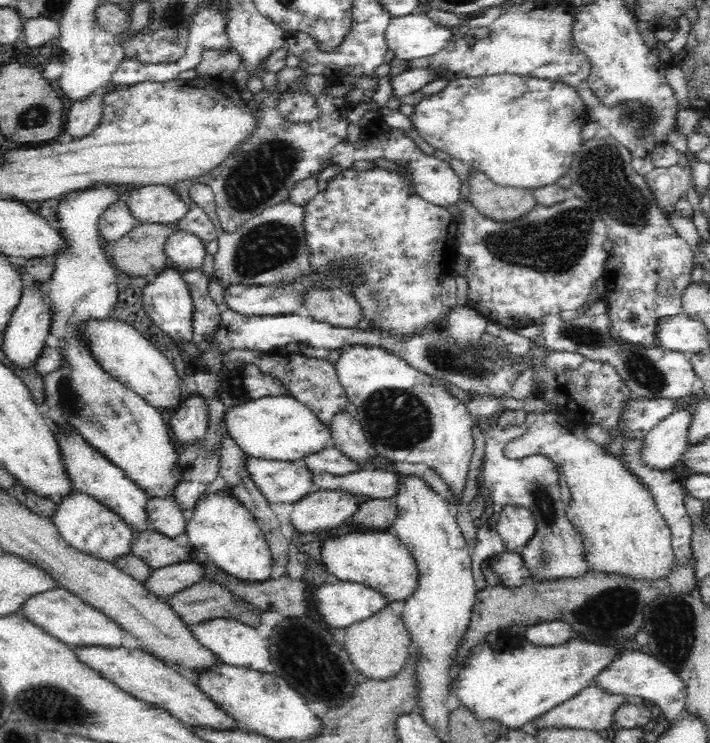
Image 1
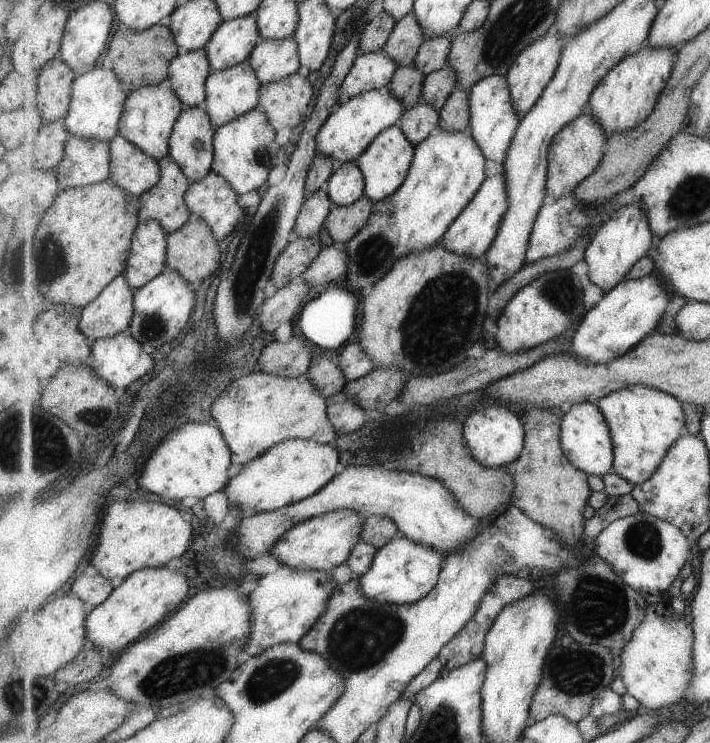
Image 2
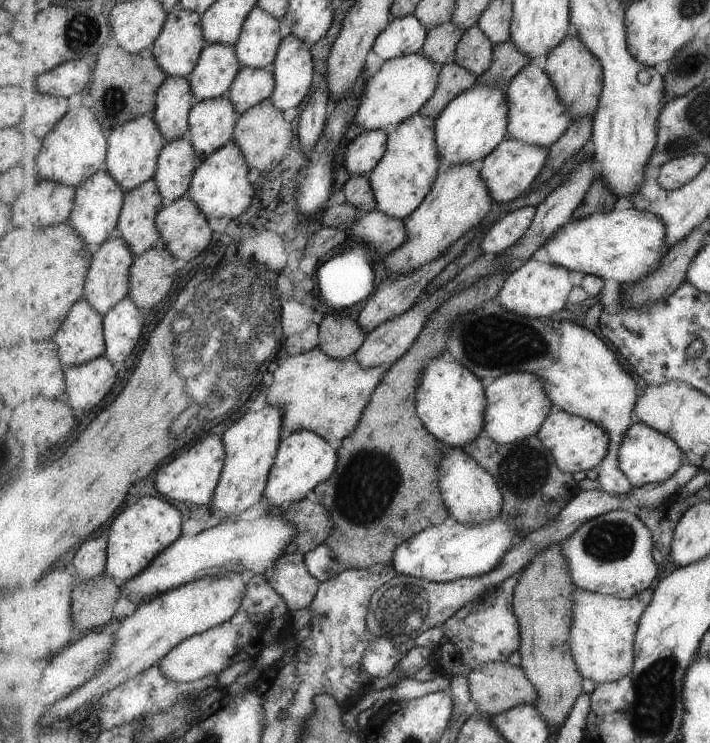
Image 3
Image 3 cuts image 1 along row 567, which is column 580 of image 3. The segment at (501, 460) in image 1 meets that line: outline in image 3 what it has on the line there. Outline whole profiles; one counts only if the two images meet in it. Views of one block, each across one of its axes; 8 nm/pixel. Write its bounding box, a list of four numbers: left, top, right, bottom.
[560,510,659,599]

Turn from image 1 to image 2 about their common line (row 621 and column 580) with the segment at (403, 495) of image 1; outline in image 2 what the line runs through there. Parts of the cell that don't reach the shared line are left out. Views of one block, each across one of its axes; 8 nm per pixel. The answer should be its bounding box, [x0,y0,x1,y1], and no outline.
[561,403,616,477]

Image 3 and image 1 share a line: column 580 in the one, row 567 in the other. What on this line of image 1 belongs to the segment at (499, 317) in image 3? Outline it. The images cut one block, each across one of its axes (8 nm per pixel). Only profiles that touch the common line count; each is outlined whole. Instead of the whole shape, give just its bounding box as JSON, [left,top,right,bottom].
[320,529,417,602]

